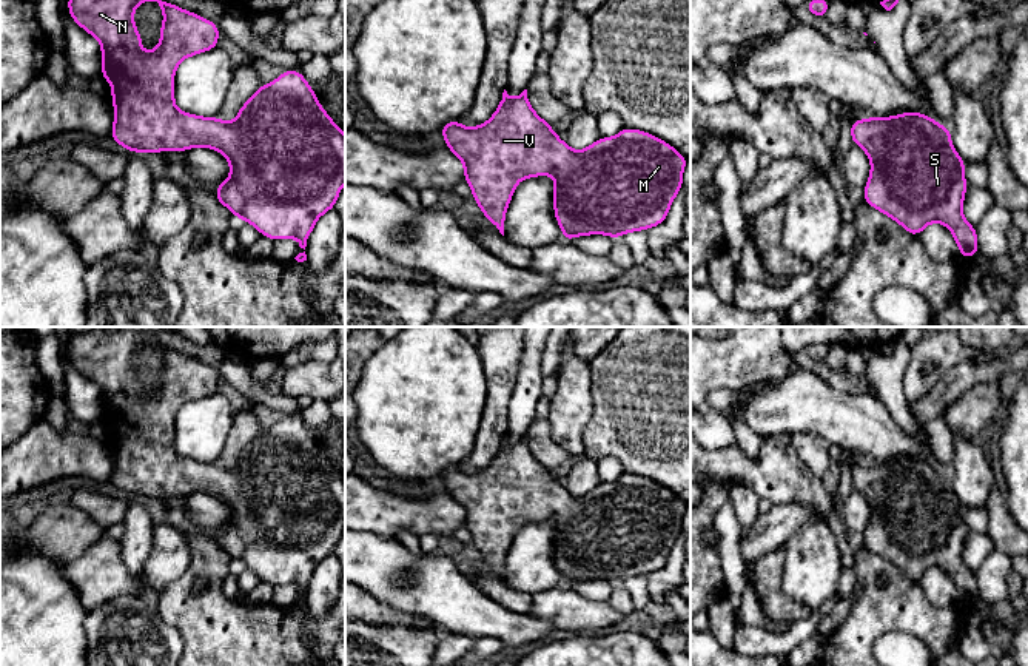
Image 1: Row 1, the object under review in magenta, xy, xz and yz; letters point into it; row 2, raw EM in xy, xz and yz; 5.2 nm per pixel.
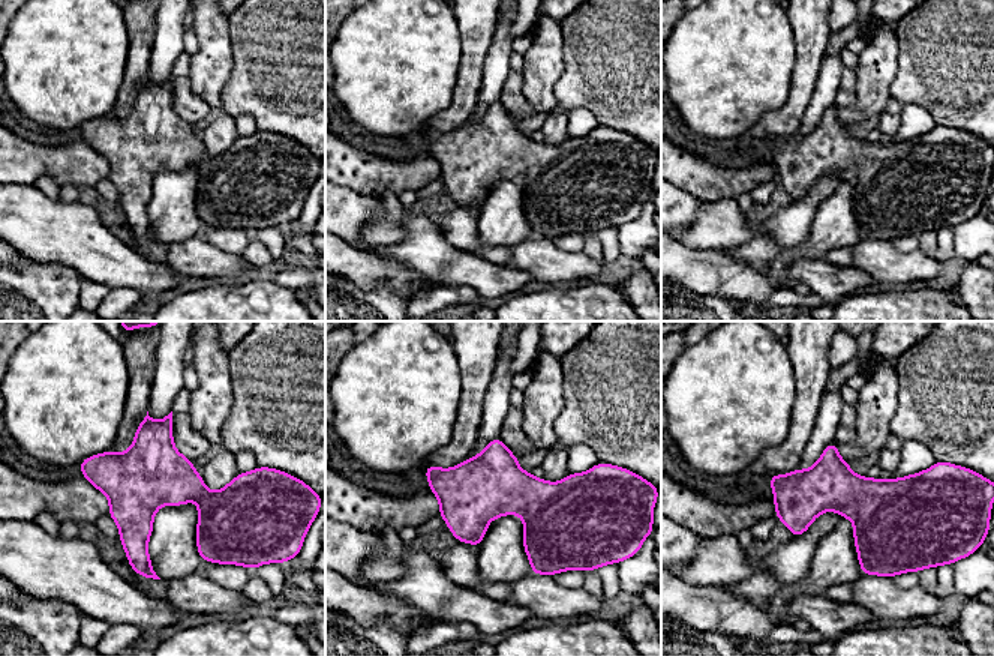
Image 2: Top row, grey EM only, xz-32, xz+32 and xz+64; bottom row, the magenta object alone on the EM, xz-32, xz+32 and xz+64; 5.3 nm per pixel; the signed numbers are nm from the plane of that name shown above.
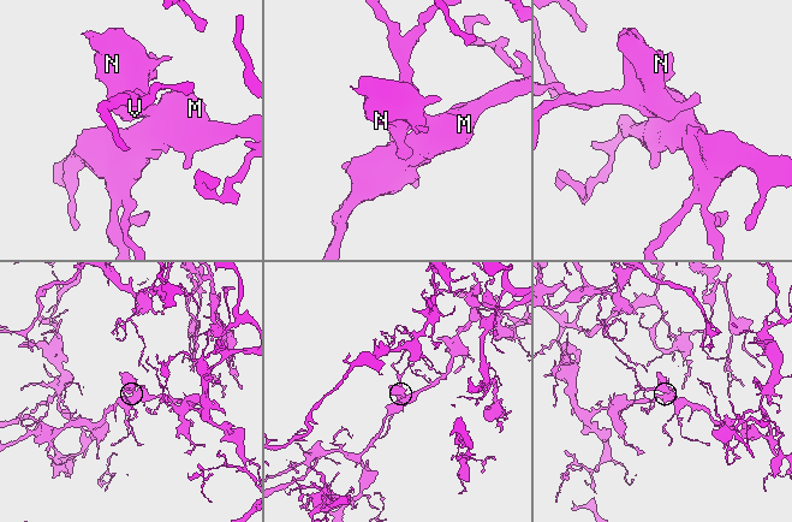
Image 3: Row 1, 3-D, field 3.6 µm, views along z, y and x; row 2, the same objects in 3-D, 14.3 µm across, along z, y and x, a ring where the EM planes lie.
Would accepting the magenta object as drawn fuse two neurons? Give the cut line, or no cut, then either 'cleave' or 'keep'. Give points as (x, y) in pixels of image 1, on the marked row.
no cut; keep

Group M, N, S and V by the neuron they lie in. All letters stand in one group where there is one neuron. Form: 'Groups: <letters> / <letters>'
Groups: M N S V

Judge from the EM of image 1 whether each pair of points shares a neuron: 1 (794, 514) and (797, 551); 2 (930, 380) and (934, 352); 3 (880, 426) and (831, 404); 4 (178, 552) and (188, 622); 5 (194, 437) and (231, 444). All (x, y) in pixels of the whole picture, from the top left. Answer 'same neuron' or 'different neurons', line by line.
1: different neurons
2: same neuron
3: same neuron
4: different neurons
5: different neurons

